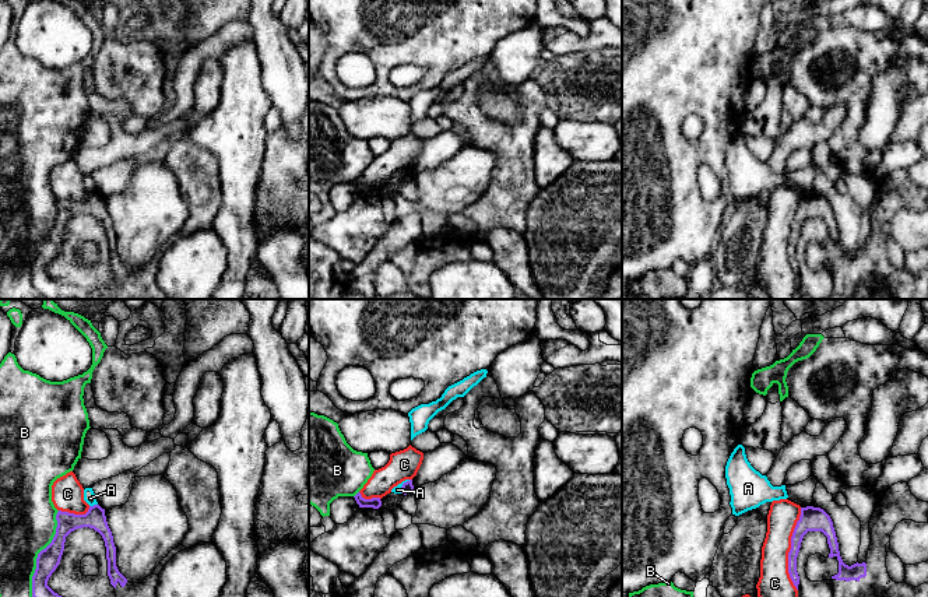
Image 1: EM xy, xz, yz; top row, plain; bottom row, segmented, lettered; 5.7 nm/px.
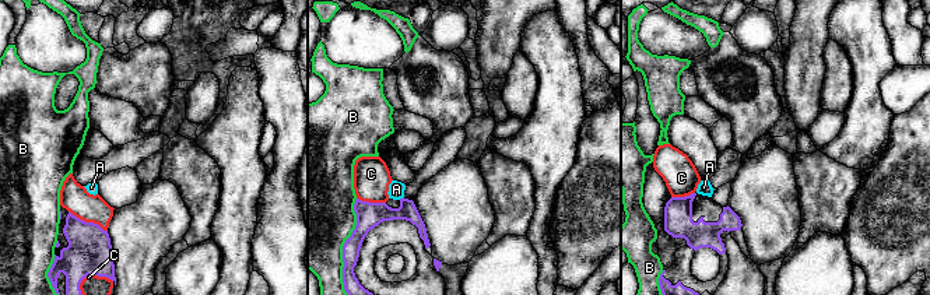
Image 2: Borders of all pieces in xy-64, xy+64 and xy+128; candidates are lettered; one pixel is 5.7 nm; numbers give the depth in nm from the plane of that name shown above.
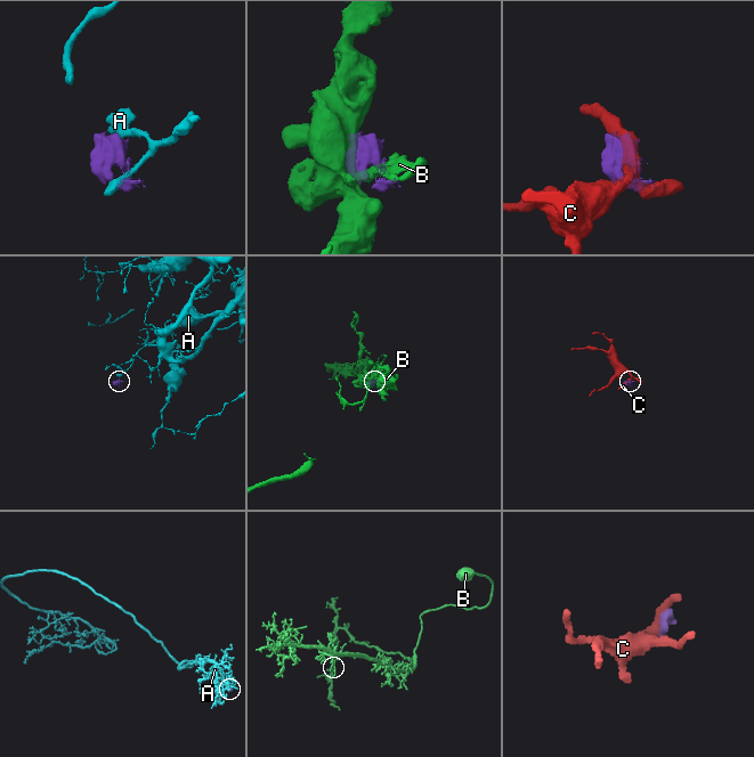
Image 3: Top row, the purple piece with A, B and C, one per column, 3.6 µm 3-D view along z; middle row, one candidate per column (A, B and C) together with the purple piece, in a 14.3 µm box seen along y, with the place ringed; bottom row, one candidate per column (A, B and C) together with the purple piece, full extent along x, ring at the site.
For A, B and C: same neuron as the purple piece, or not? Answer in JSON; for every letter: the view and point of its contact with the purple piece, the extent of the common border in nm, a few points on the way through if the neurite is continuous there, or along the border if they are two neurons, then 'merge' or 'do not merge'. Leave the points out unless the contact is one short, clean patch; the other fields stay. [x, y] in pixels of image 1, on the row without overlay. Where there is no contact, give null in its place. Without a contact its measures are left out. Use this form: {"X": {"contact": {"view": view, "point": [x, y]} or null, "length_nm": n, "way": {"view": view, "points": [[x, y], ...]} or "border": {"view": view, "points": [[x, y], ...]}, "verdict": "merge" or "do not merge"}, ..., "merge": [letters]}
{"A": {"contact": {"view": "xy", "point": [94, 192]}, "length_nm": 50, "border": {"view": "xy", "points": [[97, 190], [90, 193]]}, "verdict": "do not merge"}, "B": {"contact": {"view": "xy", "point": [37, 248]}, "length_nm": 600, "verdict": "do not merge"}, "C": {"contact": {"view": "yz", "point": [790, 236]}, "length_nm": 480, "verdict": "do not merge"}, "merge": []}

